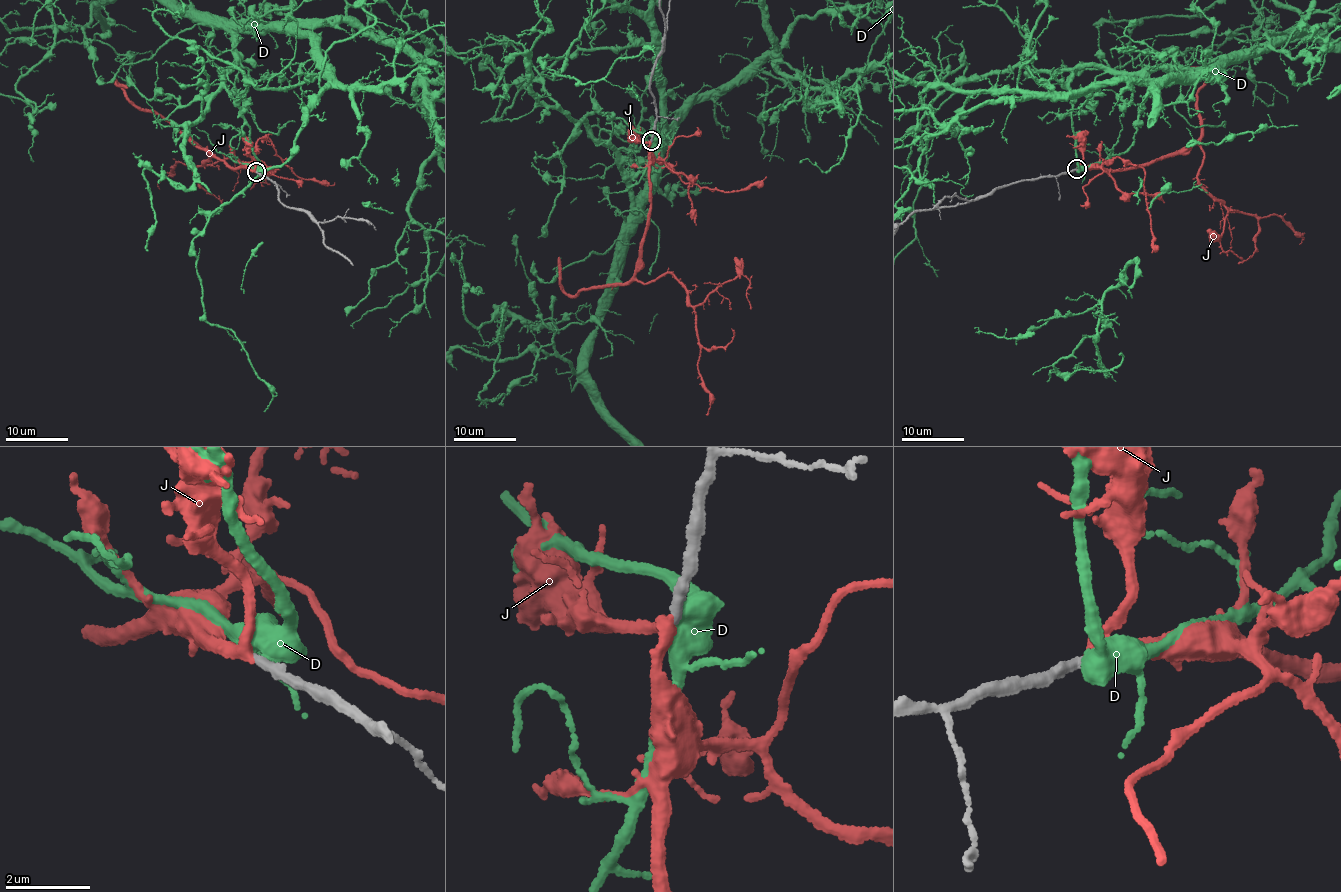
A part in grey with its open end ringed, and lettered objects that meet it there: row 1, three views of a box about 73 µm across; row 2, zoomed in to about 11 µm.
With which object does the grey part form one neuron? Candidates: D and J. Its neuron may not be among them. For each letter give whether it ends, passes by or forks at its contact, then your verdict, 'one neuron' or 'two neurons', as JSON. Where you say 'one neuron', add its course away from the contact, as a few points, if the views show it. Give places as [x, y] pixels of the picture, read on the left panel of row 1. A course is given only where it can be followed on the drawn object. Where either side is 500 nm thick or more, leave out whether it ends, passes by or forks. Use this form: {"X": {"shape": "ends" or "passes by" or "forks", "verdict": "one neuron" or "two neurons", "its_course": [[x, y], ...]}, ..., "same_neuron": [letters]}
{"D": {"shape": "passes by", "verdict": "two neurons"}, "J": {"shape": "passes by", "verdict": "one neuron", "its_course": [[256, 171], [244, 163], [230, 167], [178, 128], [209, 157], [202, 164], [178, 161], [159, 181], [160, 189]]}, "same_neuron": ["J"]}

